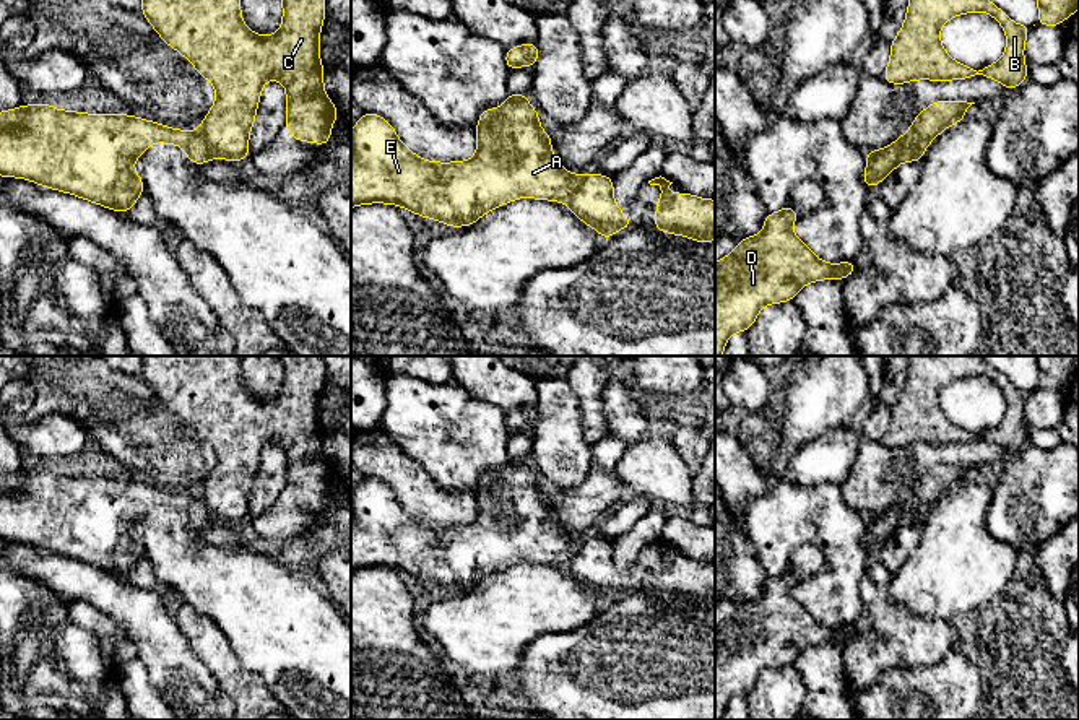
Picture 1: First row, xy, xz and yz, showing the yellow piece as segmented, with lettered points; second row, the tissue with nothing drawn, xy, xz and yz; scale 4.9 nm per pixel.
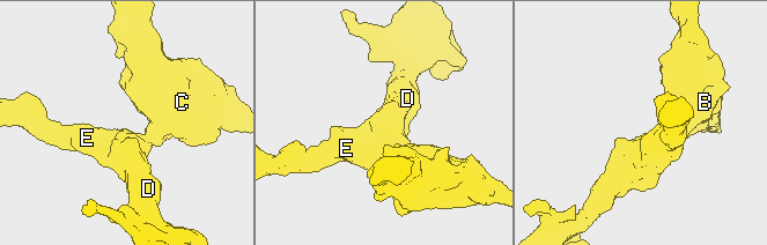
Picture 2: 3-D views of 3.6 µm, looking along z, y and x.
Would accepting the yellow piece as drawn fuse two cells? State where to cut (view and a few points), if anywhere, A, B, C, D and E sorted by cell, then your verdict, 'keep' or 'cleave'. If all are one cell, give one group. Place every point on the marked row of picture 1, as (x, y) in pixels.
xy (199, 130), (213, 155) | A D E / B C | cleave

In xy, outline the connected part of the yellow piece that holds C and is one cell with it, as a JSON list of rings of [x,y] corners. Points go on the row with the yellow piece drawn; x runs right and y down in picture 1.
[[[141,0],[141,13],[197,72],[211,81],[216,101],[200,125],[213,156],[244,161],[249,133],[257,115],[263,83],[280,80],[286,86],[286,132],[297,141],[327,146],[333,120],[341,115],[323,91],[323,65],[318,55],[325,0],[281,0],[283,23],[276,34],[258,36],[242,21],[240,0]]]

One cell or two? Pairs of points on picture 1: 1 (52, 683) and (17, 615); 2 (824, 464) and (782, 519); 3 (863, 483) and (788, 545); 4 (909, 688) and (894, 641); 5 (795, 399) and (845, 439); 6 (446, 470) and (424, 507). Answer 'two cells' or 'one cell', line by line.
1: one cell
2: two cells
3: two cells
4: two cells
5: two cells
6: two cells

